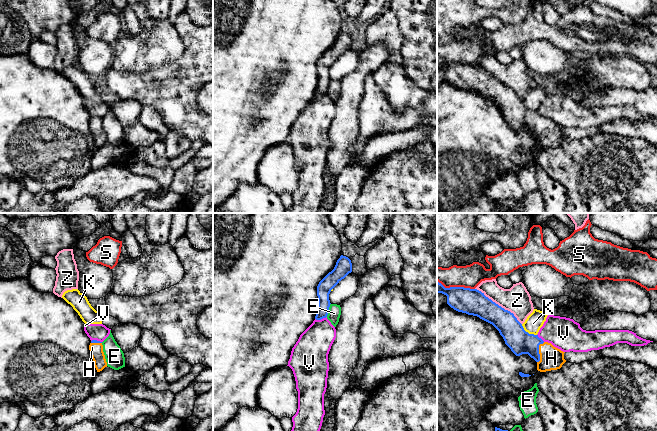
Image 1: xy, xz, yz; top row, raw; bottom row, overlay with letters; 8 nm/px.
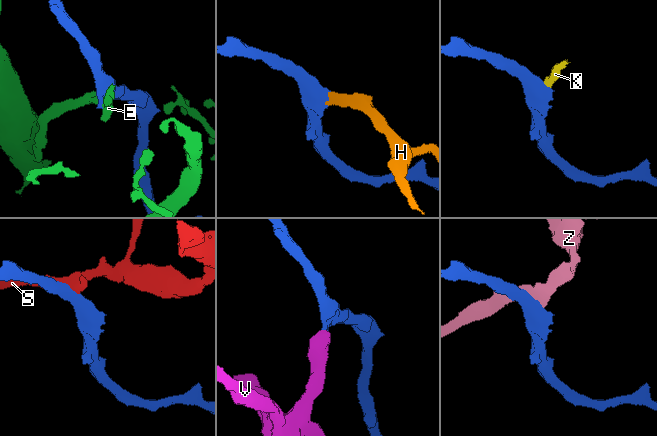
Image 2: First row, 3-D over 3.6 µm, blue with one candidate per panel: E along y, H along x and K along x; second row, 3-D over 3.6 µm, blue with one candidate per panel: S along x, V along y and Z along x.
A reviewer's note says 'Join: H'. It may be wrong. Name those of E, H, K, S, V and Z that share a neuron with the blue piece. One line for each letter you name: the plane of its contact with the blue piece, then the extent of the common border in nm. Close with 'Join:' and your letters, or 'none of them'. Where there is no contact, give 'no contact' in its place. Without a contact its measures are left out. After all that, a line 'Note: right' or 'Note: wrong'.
H: meets blue in yz; contact 180 nm long
Join: H
Note: right

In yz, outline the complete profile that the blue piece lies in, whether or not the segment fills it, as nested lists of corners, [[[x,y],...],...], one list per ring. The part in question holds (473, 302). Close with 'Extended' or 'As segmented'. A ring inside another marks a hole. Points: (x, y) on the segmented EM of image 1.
[[[437,281],[437,293],[447,296],[447,304],[454,310],[477,316],[492,324],[503,337],[505,344],[516,355],[528,354],[537,362],[537,370],[557,370],[566,362],[564,353],[538,335],[526,332],[513,313],[505,310],[477,289],[464,287],[445,288]]]. Extended

